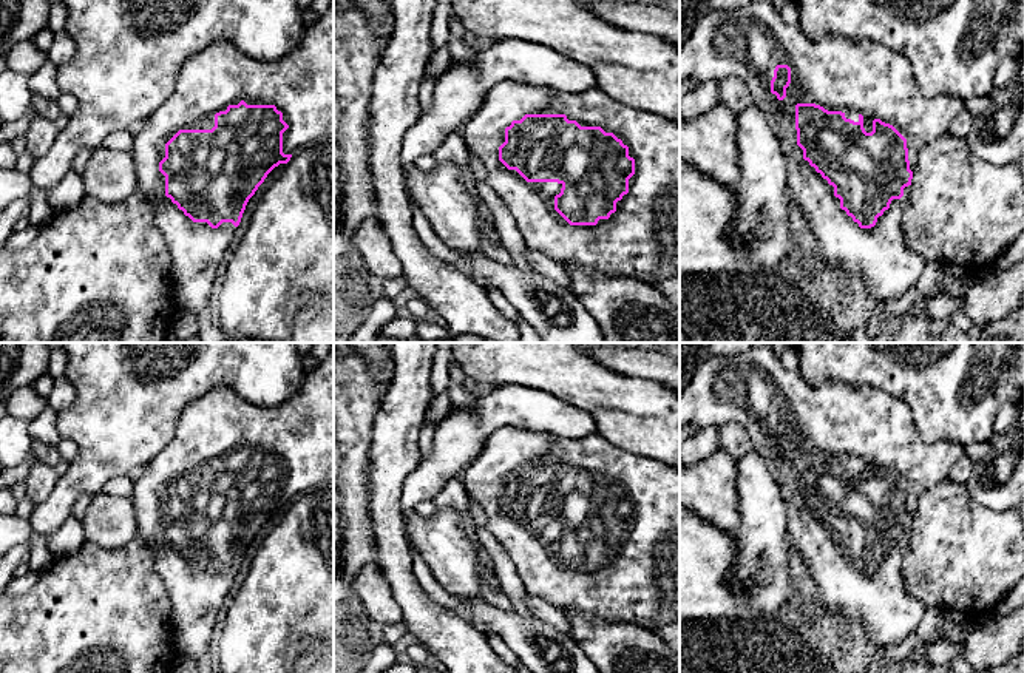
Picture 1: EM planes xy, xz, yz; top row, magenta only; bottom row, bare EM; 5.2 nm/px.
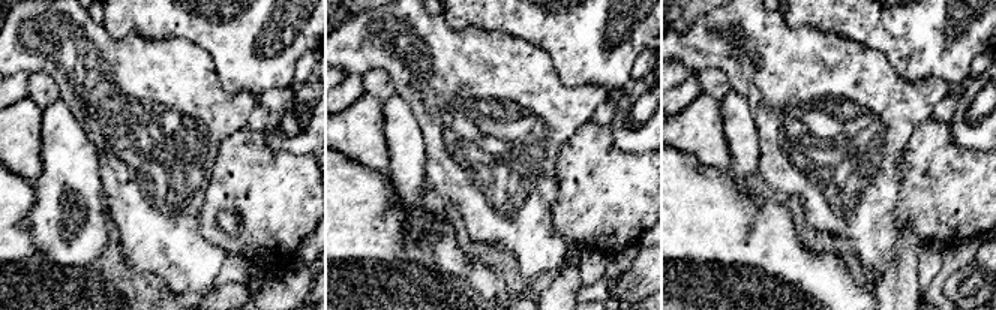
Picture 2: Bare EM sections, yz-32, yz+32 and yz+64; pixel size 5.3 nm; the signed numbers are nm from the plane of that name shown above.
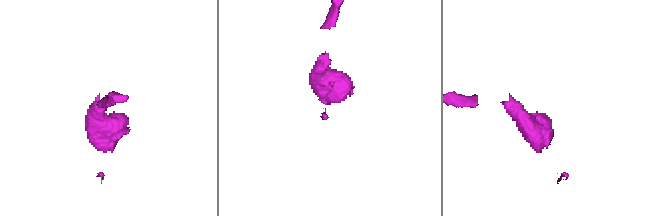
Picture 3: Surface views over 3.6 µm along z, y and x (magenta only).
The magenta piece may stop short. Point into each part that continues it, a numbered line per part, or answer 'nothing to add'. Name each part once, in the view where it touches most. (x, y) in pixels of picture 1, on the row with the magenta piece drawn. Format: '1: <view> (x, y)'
1: xz (627, 244)

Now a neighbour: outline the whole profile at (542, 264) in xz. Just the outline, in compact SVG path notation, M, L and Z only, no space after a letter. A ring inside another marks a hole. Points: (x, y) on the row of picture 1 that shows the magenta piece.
M527 249L525 256L534 272L570 290L570 276L561 264L531 249Z

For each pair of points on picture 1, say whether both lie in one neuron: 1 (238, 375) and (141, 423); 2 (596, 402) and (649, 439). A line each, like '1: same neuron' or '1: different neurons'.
1: same neuron
2: same neuron

